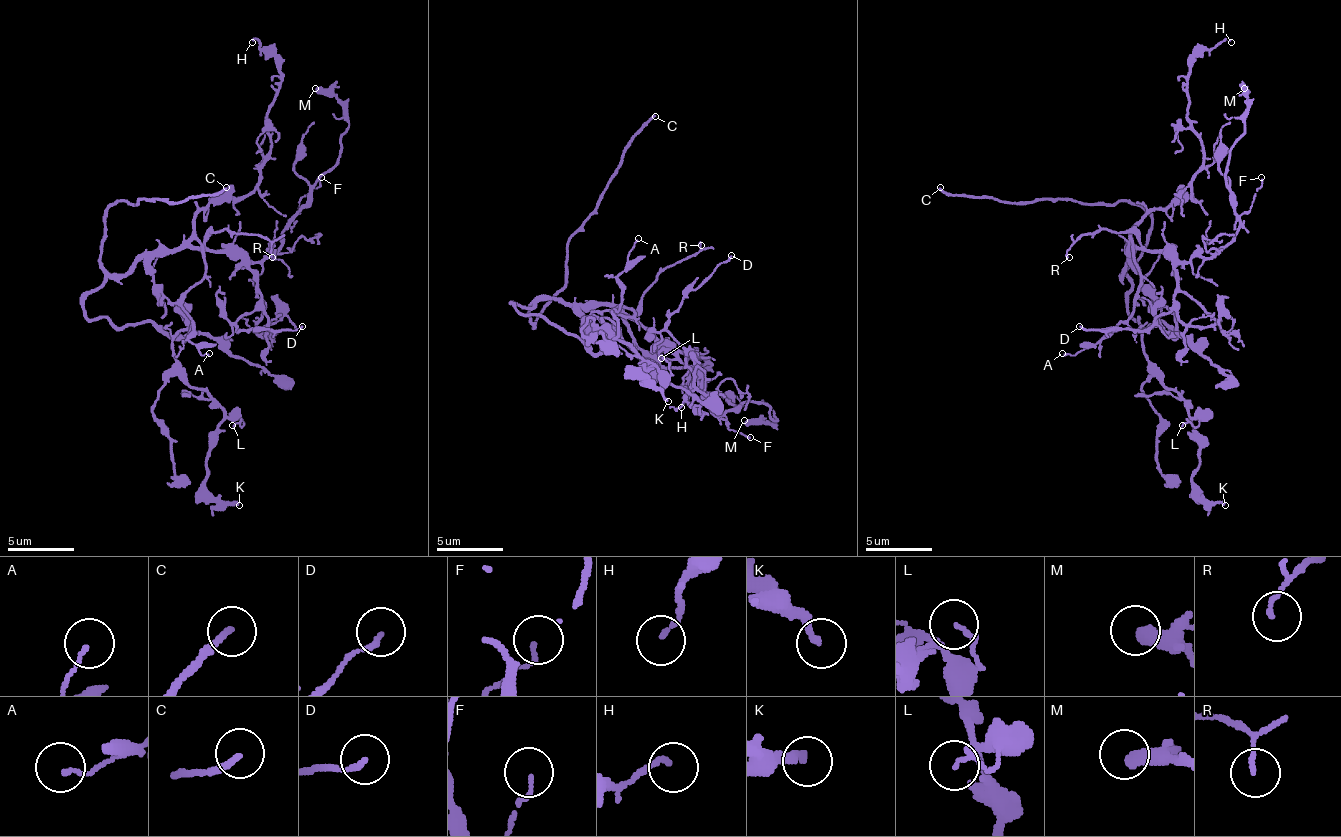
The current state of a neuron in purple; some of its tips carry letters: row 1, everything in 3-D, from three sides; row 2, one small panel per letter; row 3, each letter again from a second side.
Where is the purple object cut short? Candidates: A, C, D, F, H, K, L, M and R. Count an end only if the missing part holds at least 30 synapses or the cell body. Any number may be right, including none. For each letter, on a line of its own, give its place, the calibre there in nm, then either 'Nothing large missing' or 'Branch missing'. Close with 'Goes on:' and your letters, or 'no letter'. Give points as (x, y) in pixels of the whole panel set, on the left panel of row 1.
A: Place: (209, 353). Thickness 110 nm. Nothing large missing
C: Place: (226, 187). Thickness 170 nm. Branch missing
D: Place: (302, 326). Thickness 140 nm. Nothing large missing
F: Place: (321, 177). Thickness 110 nm. Nothing large missing
H: Place: (252, 42). Thickness 140 nm. Nothing large missing
K: Place: (239, 505). Thickness 240 nm. Nothing large missing
L: Place: (232, 425). Thickness 130 nm. Nothing large missing
M: Place: (315, 88). Thickness 440 nm. Nothing large missing
R: Place: (272, 257). Thickness 120 nm. Nothing large missing
Goes on: C

